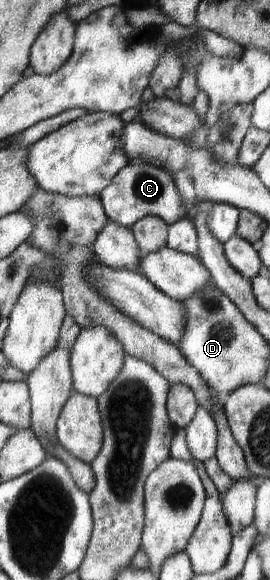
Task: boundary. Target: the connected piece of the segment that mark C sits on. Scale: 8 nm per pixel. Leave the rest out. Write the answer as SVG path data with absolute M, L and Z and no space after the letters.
M140 160L130 161L115 176L114 182L102 192L101 200L109 220L128 228L144 217L160 217L171 225L186 216L182 194L172 173Z

